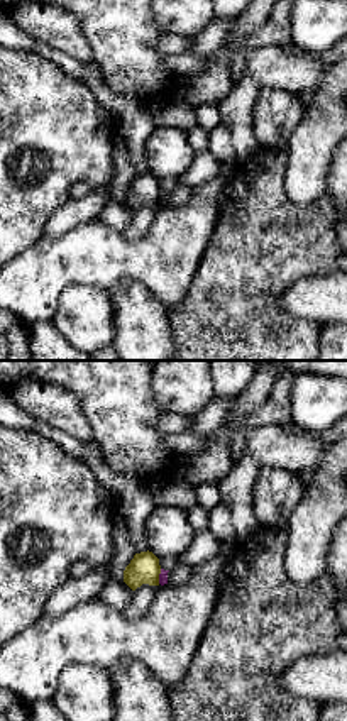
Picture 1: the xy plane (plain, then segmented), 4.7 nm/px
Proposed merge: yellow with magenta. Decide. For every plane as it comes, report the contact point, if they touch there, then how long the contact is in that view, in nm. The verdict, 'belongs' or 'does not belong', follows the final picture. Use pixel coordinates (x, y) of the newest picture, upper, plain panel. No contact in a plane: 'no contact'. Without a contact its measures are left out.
contact (158, 197); length 70 nm

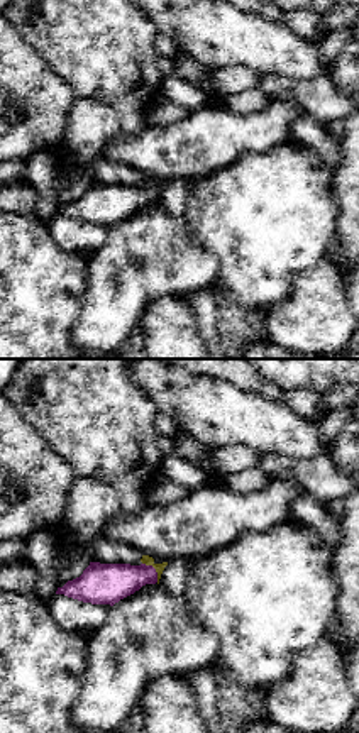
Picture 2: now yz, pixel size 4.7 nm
contact (154, 188); length 120 nm

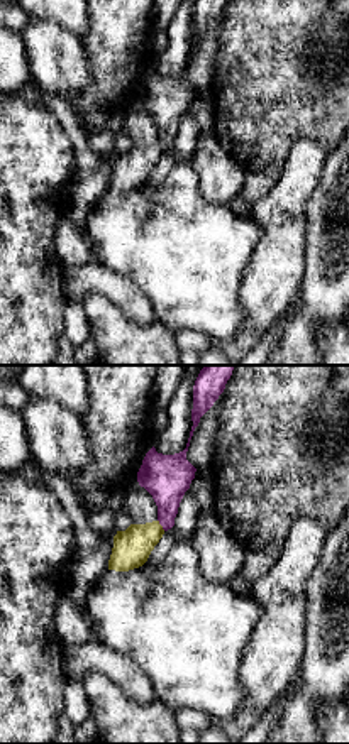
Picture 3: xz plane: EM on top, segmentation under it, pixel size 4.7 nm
contact (160, 146); length 70 nm

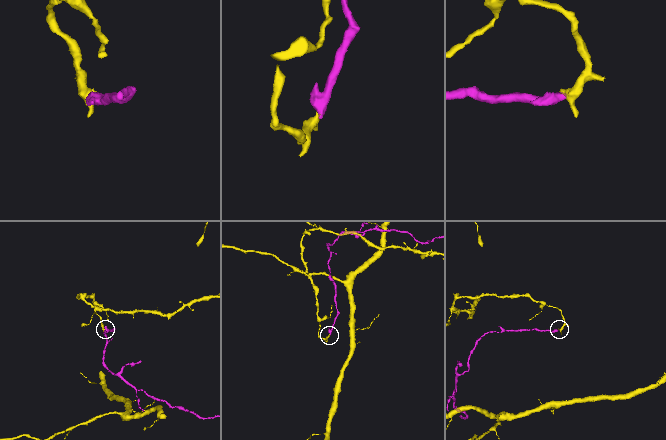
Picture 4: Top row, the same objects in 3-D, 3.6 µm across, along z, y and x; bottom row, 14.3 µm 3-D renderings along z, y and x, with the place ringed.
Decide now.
does not belong

